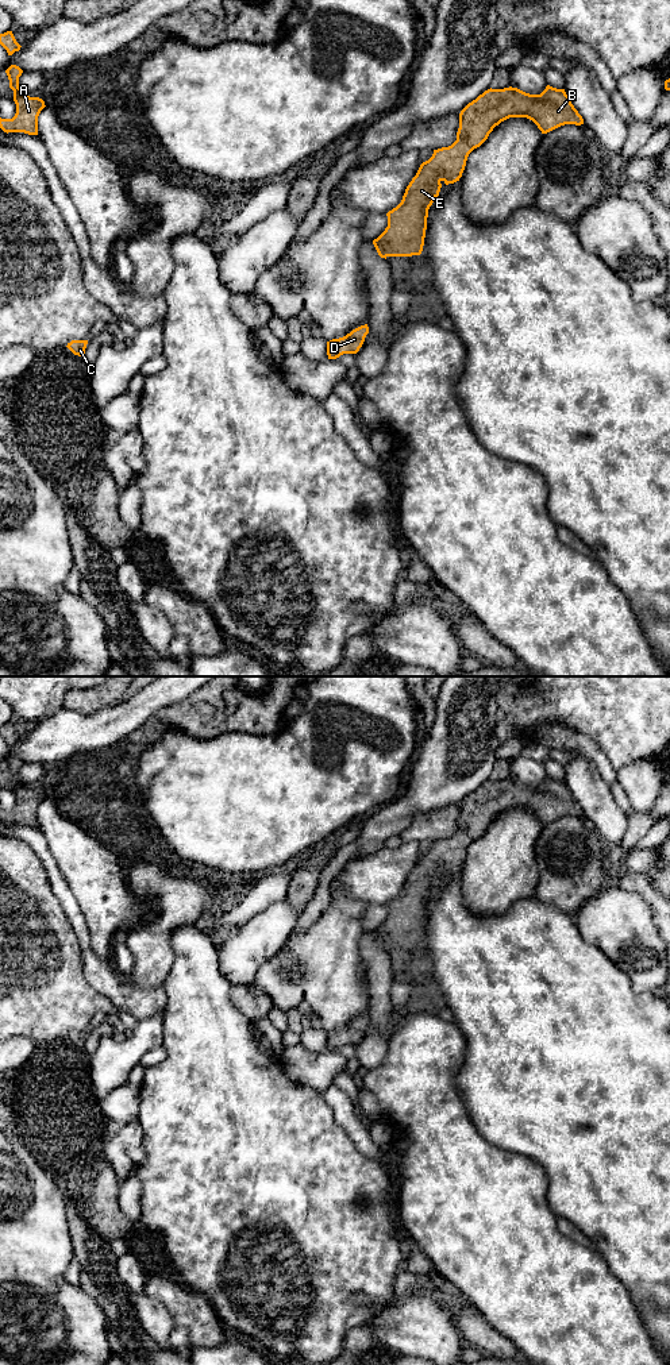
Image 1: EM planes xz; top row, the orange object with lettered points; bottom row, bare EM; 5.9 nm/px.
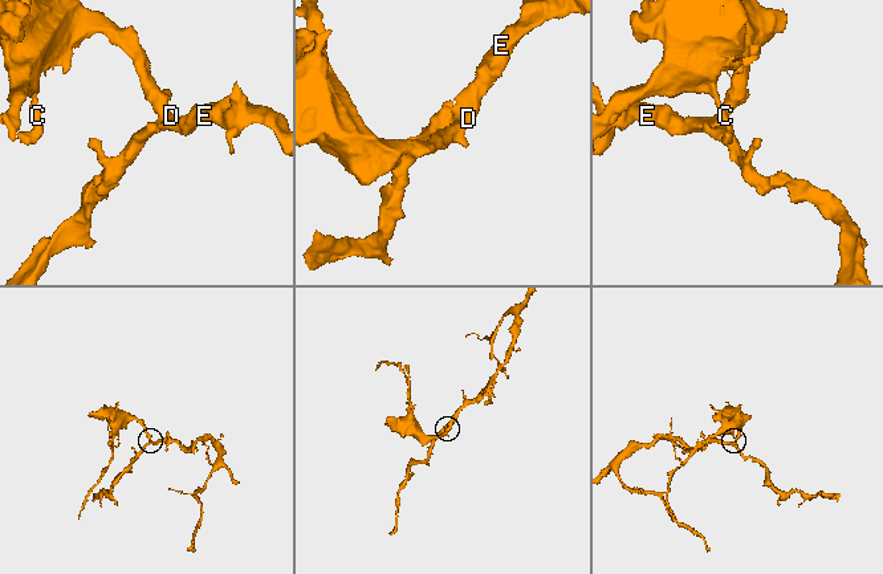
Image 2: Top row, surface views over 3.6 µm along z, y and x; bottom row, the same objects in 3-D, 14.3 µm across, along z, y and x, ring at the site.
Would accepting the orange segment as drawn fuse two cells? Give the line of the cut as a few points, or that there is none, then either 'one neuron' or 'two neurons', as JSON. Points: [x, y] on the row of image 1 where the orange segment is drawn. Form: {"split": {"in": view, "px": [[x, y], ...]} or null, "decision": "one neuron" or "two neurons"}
{"split": null, "decision": "one neuron"}

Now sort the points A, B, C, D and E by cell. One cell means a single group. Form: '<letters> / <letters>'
A B C D E

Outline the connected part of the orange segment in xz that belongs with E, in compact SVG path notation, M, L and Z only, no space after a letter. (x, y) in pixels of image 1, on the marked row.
M550 85L540 95L530 95L517 88L488 89L469 103L459 113L457 140L448 146L434 150L432 157L423 162L405 189L401 203L386 213L388 227L373 240L381 258L420 255L424 246L428 209L439 196L442 181L448 185L459 181L469 154L480 147L496 126L509 117L527 117L532 120L542 134L547 134L565 124L584 124L582 116L571 104L565 89Z

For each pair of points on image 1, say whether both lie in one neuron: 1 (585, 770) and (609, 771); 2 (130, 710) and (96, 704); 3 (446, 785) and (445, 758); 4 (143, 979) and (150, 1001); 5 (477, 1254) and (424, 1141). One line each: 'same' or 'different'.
1: different
2: different
3: same
4: different
5: same

